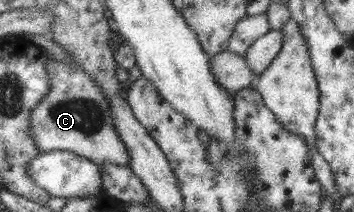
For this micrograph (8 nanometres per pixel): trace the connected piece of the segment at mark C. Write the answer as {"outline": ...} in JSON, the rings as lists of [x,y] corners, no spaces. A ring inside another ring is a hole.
{"outline":[[[52,56],[48,58],[46,68],[51,88],[41,104],[33,108],[29,118],[39,151],[67,150],[99,165],[111,163],[127,167],[130,161],[127,146],[114,129],[111,105],[99,85],[85,72]]]}

